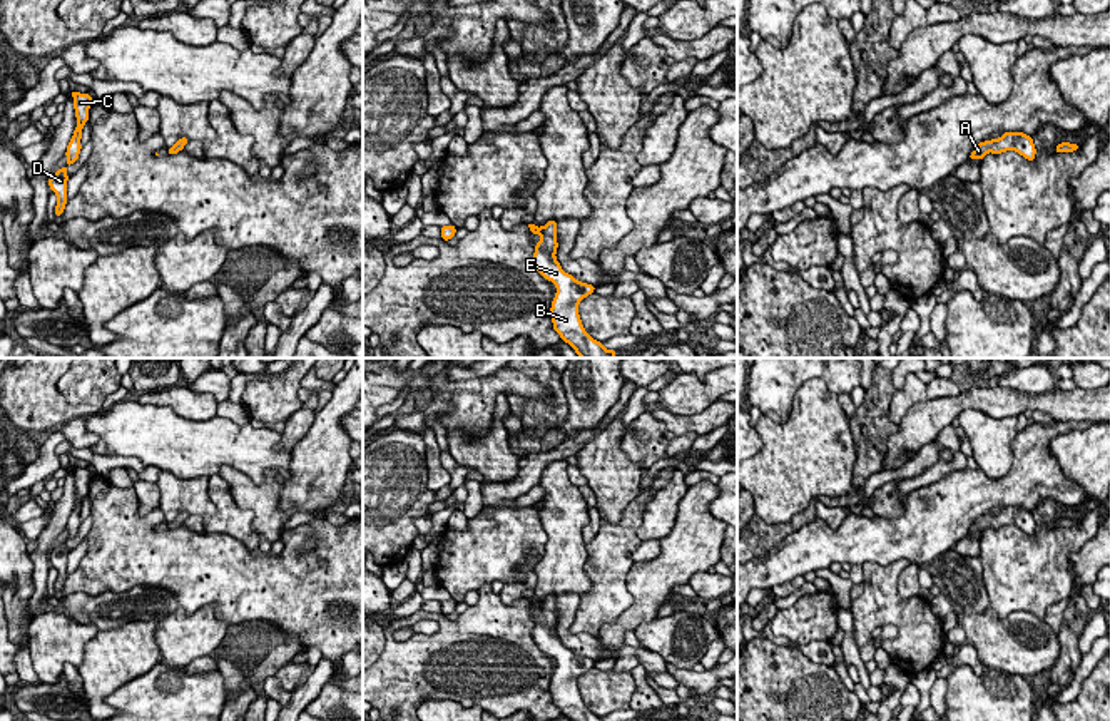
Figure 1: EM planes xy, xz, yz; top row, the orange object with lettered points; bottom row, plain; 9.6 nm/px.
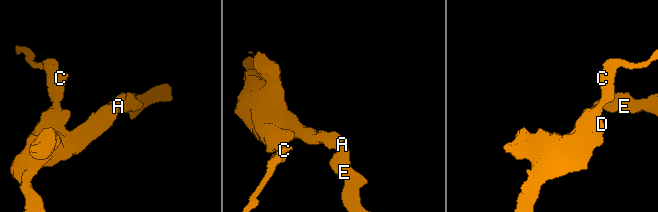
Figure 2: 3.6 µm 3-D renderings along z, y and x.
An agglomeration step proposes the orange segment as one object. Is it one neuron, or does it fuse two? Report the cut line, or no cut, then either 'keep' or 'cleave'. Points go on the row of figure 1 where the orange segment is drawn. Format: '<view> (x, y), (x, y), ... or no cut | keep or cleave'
no cut | keep

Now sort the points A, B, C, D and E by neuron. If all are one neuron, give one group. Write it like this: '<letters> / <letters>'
A B C D E

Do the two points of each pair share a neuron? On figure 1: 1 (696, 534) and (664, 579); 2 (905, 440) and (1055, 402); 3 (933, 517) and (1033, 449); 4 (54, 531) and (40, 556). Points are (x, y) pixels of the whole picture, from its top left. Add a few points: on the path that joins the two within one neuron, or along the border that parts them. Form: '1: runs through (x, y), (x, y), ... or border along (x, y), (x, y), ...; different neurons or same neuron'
1: runs through (691, 546), (672, 567); same neuron
2: runs through (941, 412), (960, 402), (1018, 402); same neuron
3: runs through (962, 497), (1002, 492), (1017, 477); same neuron
4: runs through (47, 537), (42, 549); same neuron

